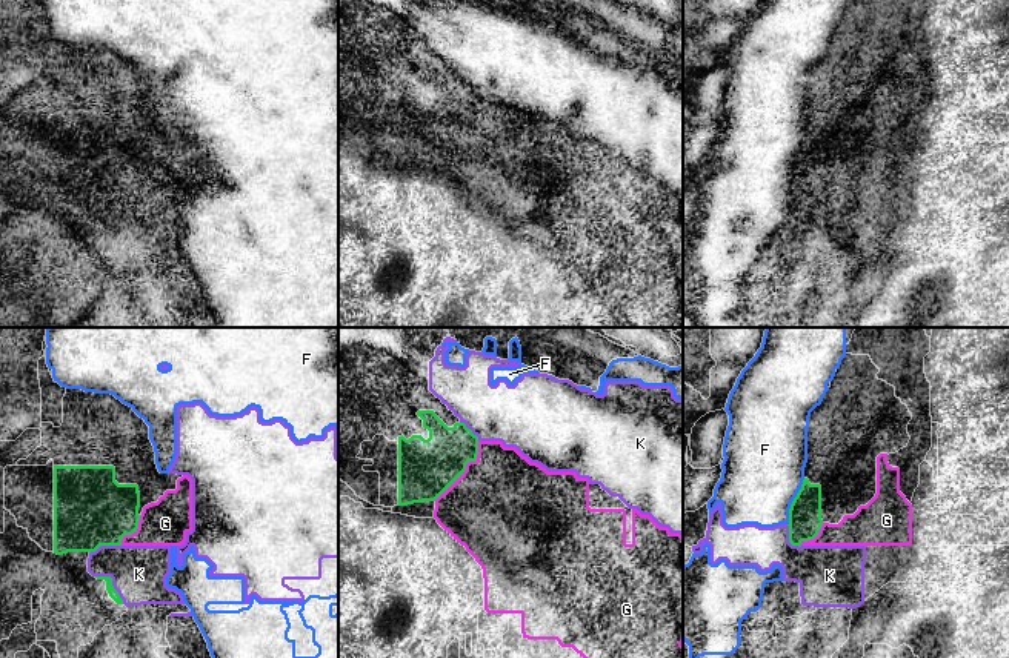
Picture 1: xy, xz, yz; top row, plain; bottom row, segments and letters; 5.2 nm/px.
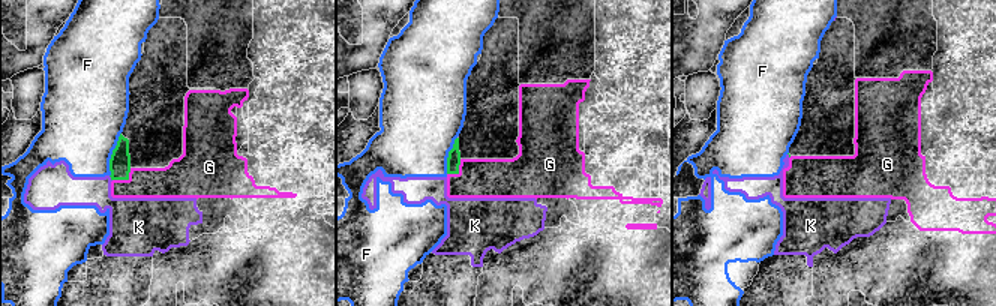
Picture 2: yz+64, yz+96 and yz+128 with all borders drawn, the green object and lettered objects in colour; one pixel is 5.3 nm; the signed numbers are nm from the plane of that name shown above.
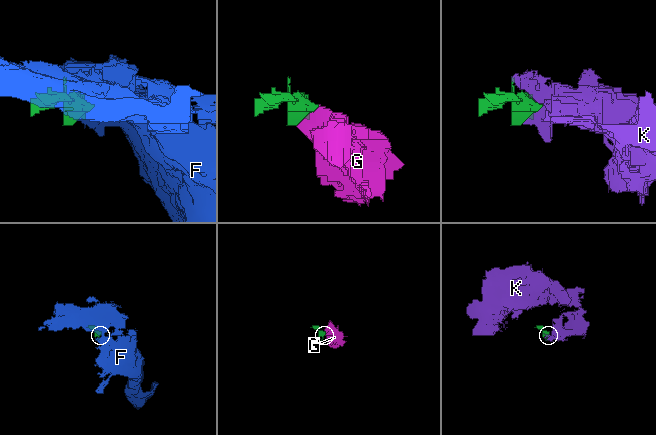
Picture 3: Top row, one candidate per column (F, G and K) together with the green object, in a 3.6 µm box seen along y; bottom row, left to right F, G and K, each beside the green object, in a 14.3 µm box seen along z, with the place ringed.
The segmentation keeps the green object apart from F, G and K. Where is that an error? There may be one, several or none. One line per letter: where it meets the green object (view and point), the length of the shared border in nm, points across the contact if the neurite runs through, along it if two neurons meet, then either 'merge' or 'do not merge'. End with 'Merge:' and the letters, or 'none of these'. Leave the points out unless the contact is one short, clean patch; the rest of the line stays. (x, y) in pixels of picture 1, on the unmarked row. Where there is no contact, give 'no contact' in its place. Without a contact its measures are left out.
F: yz (792, 157) | 260 nm | do not merge
G: xz (465, 125) | 400 nm | across xz (426, 123), (465, 125), (502, 156) | merge
K: xy (111, 239) | 220 nm | do not merge
Merge: G

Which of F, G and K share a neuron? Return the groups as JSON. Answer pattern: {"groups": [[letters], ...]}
{"groups": [["F", "K"], ["G"]]}

